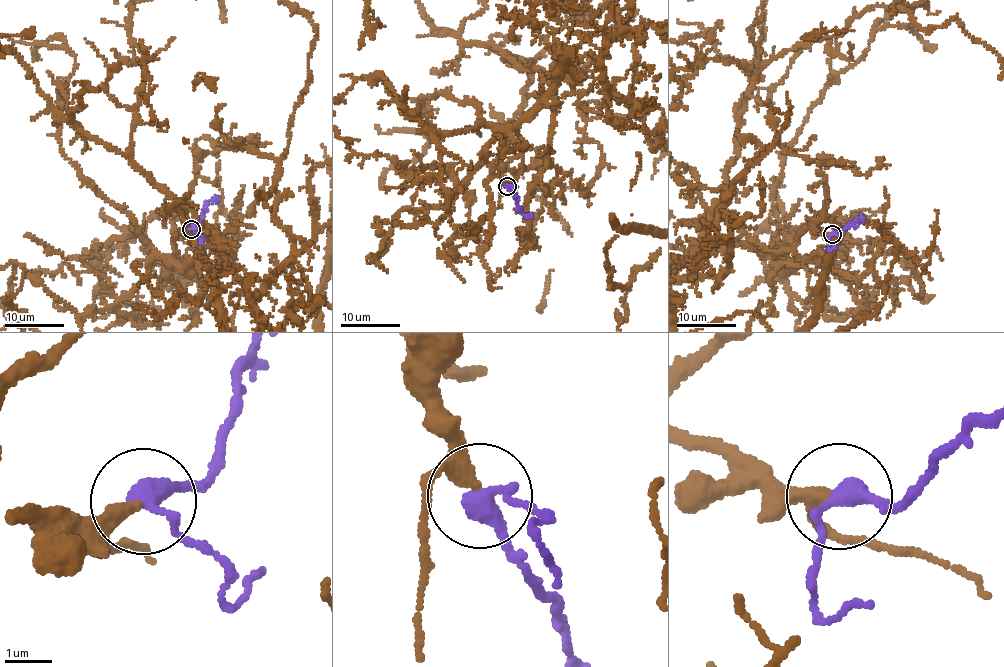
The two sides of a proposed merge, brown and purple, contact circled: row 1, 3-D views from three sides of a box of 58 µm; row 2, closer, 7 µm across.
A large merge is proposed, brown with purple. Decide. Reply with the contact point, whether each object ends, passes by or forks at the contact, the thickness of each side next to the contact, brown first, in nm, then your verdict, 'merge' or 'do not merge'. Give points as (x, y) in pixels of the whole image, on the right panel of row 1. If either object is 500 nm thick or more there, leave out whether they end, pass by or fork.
(832, 234) | brown passes by | purple passes by | 240/340 nm | merge

